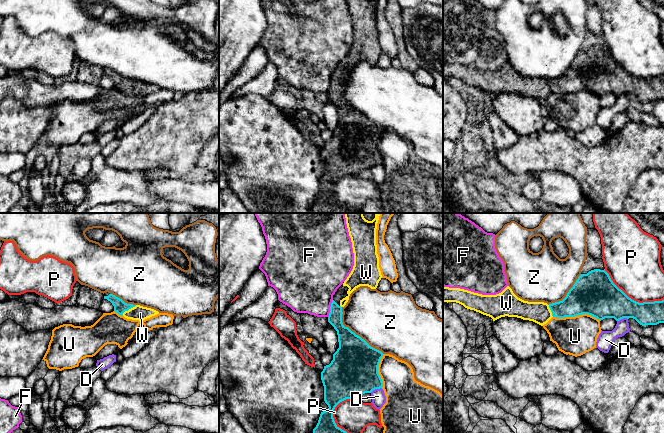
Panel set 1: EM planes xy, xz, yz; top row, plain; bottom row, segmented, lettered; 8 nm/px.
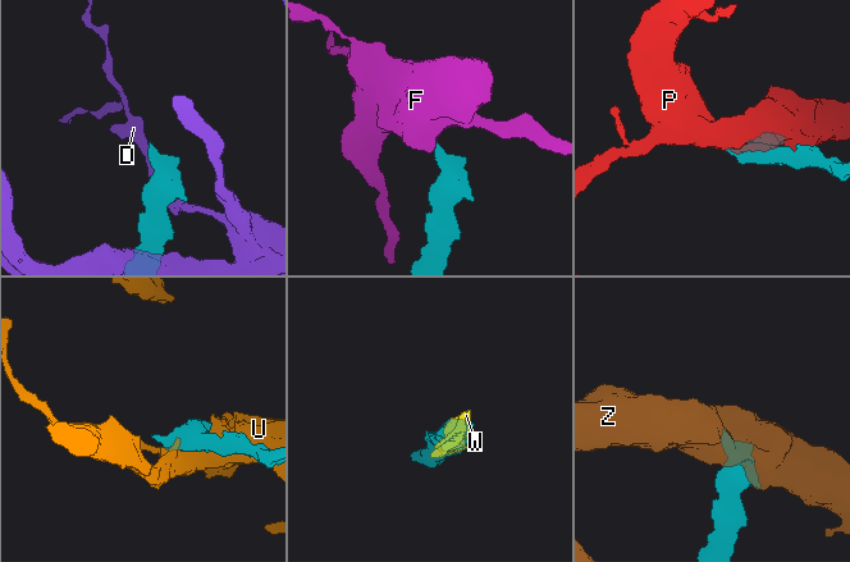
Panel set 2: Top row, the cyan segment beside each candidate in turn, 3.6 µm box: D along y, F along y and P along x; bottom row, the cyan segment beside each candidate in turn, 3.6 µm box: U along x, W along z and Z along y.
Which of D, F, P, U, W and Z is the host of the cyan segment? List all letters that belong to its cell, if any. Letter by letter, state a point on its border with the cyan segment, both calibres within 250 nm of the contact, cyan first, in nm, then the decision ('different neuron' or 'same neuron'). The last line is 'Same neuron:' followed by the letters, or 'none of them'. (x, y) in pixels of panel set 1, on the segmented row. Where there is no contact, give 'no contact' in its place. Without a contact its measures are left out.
D: xz (375, 388) | 380/110 nm | different neuron
F: xz (330, 308) | 120/420 nm | different neuron
P: yz (631, 299) | 320/400 nm | different neuron
U: yz (577, 315) | 340/300 nm | different neuron
W: xy (128, 309) | 100/120 nm | same neuron
Z: xz (354, 333) | 360/440 nm | different neuron
Same neuron: W

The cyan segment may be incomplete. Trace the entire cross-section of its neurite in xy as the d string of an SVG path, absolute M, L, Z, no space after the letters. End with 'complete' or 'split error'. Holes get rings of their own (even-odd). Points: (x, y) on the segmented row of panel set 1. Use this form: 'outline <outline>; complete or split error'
outline M113 294L104 296L104 299L107 299L112 303L115 312L127 319L142 321L159 314L158 311L151 308L143 307L140 305L127 304L122 299L116 297Z; split error

